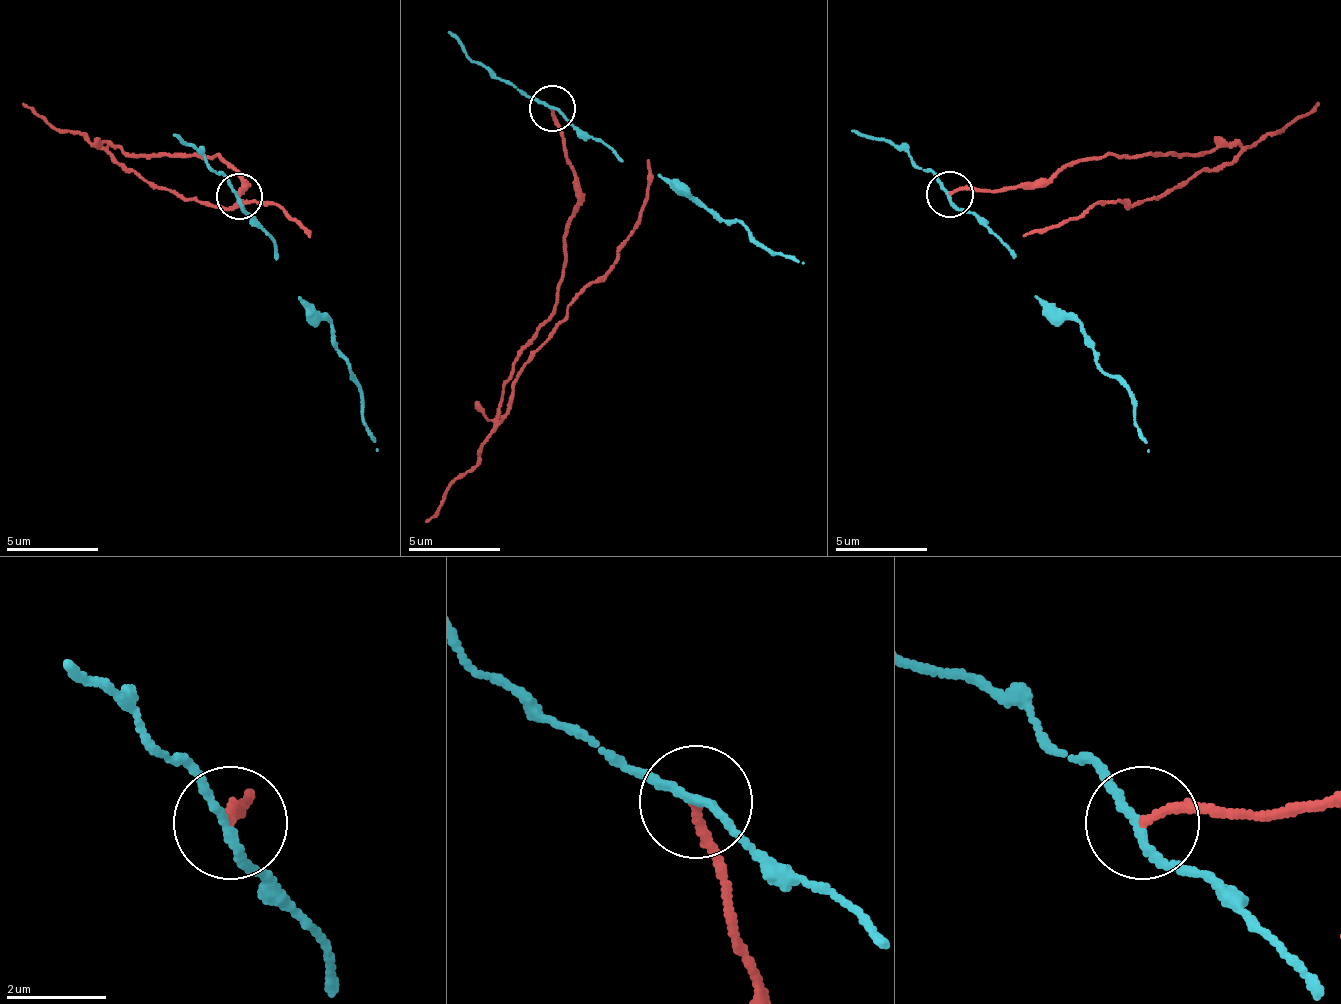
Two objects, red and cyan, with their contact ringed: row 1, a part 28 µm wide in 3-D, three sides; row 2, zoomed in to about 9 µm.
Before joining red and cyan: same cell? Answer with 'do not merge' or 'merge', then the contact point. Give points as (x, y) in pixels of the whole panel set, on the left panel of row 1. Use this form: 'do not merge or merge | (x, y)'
do not merge | (239, 196)

